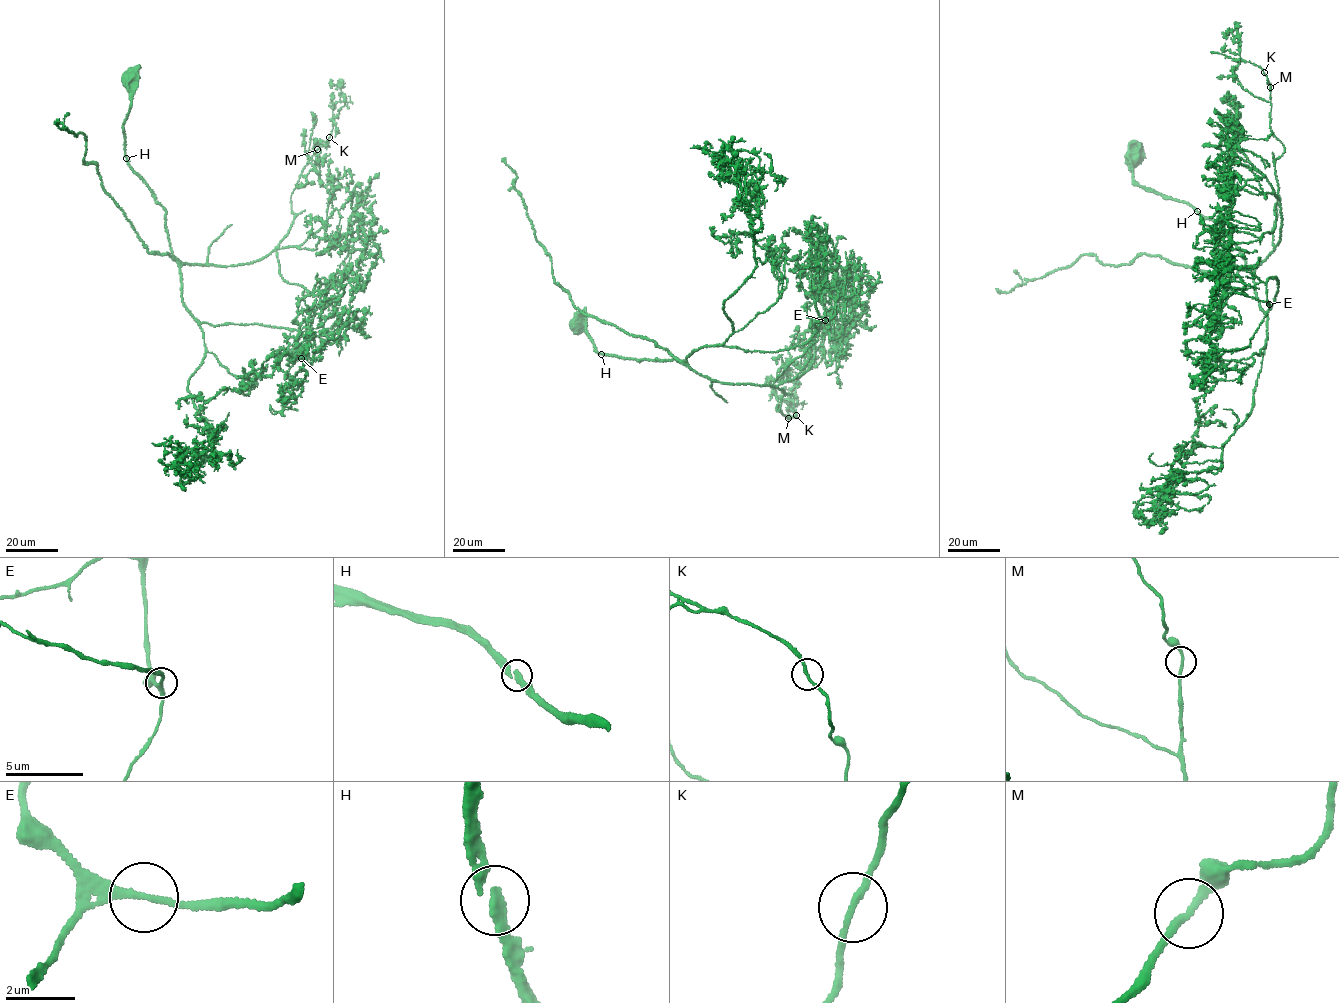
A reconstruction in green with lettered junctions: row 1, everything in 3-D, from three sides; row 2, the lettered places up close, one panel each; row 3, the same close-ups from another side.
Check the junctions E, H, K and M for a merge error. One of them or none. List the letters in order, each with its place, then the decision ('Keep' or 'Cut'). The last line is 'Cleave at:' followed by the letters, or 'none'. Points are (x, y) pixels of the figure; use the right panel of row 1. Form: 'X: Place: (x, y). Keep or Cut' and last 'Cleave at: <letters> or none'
E: Place: (1269, 304). Keep
H: Place: (1197, 211). Keep
K: Place: (1264, 72). Keep
M: Place: (1270, 87). Keep
Cleave at: none

